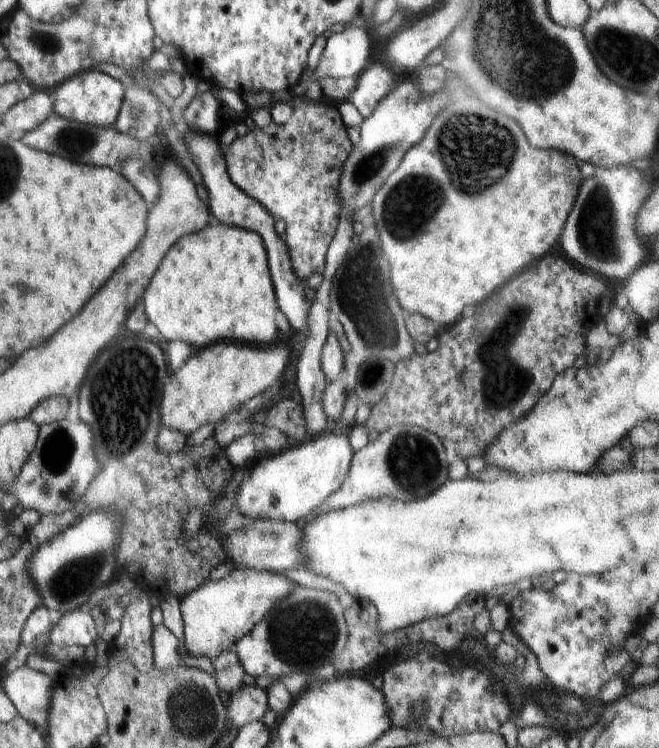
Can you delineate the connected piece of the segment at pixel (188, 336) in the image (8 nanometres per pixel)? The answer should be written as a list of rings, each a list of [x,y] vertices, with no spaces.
[[[222,223],[206,225],[204,230],[182,236],[164,256],[143,294],[144,314],[167,341],[180,341],[193,348],[217,342],[243,342],[258,346],[280,340],[276,326],[279,306],[271,279],[267,252],[256,232]]]

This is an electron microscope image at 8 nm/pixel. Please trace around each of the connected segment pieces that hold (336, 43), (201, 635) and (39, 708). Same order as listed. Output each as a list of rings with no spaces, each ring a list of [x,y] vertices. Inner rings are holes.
[[[346,27],[340,33],[329,33],[313,76],[318,81],[322,78],[356,79],[366,66],[370,50],[370,39],[364,28]]]
[[[235,569],[224,580],[208,579],[180,599],[186,654],[216,660],[221,652],[230,650],[237,640],[246,636],[280,600],[292,594],[294,584],[282,574],[256,572],[254,569]]]
[[[23,666],[10,672],[2,681],[3,691],[15,706],[17,714],[22,716],[28,724],[38,726],[40,732],[46,732],[46,728],[48,728],[46,722],[48,722],[48,714],[50,714],[52,686],[53,682],[50,676],[28,666]]]

